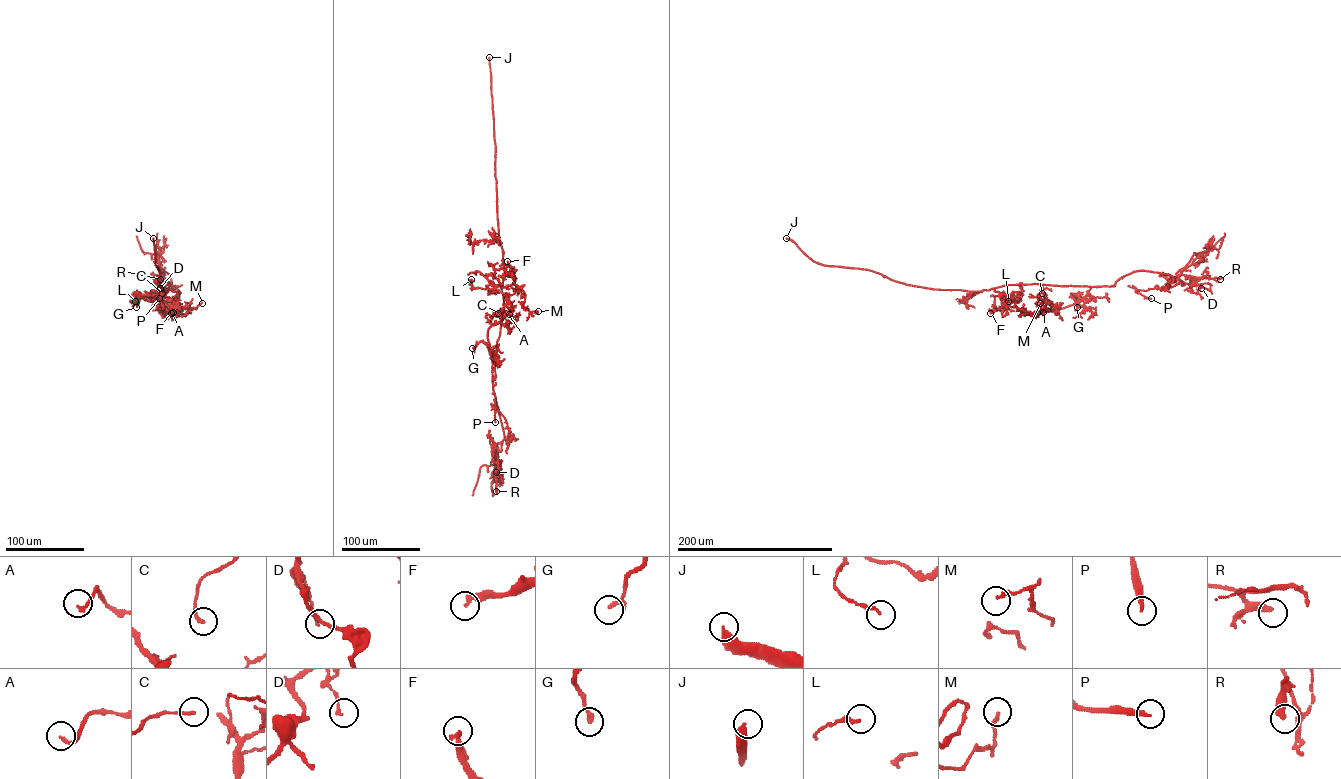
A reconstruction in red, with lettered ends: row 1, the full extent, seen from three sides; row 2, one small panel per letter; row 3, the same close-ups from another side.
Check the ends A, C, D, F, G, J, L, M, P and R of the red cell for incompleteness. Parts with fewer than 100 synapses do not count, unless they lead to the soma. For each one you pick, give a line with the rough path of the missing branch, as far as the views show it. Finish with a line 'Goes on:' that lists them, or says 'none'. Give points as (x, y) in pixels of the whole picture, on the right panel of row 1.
Goes on: J

